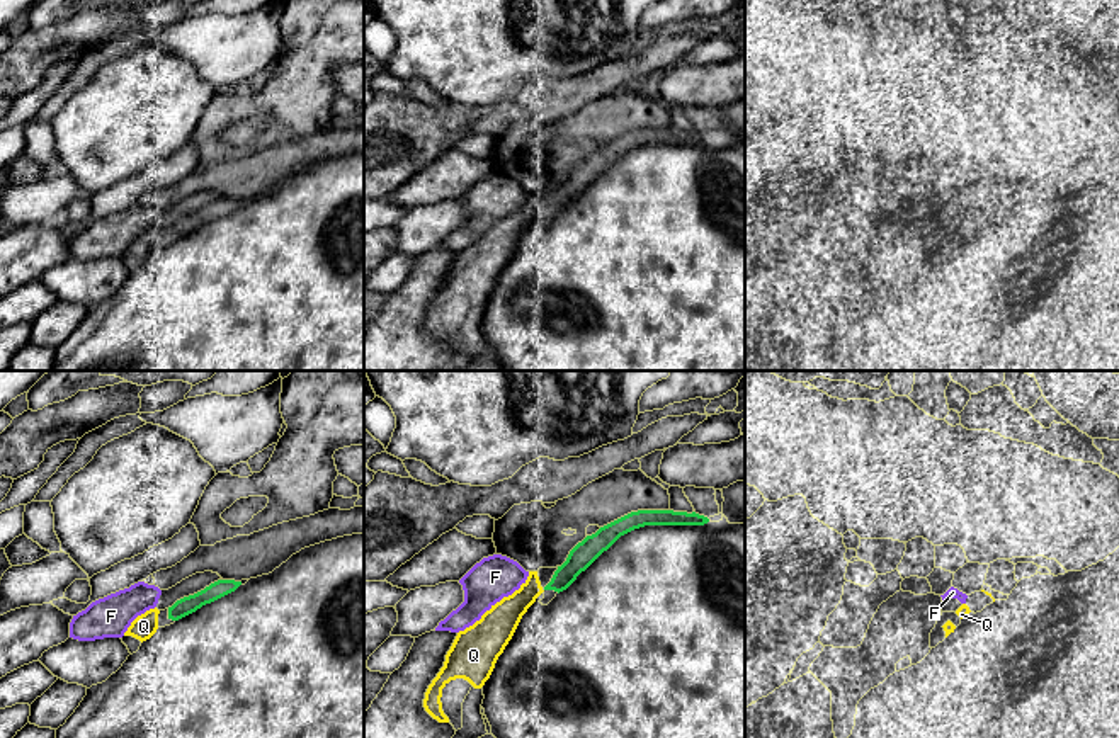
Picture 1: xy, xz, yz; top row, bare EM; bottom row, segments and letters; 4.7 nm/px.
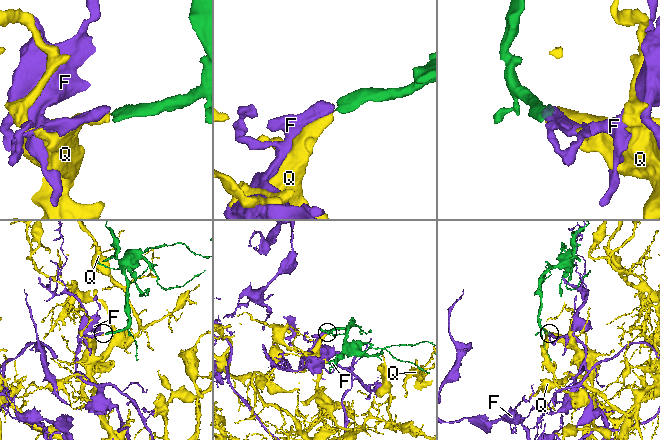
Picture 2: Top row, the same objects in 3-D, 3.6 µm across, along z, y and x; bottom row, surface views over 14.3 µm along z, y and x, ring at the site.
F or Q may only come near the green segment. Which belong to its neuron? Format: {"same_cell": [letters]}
{"same_cell": ["Q"]}

